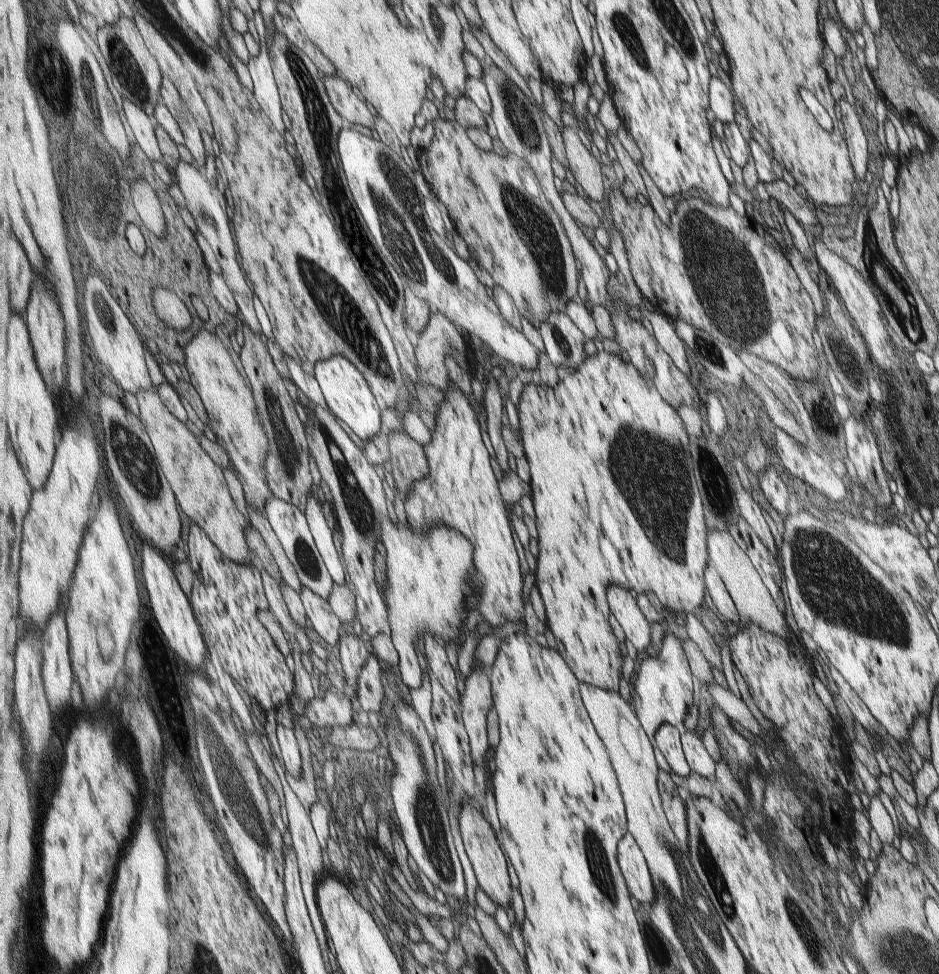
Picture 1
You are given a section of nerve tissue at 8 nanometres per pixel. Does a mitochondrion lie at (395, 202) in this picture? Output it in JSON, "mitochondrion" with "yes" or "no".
{"mitochondrion":"yes"}

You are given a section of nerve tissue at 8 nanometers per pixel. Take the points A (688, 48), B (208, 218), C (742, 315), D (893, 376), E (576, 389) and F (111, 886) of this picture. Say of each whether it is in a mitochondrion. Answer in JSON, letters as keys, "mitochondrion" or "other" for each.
{"A":"mitochondrion","B":"mitochondrion","C":"mitochondrion","D":"other","E":"other","F":"other"}

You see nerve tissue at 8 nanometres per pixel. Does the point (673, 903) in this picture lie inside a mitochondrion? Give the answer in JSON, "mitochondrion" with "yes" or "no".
{"mitochondrion":"yes"}

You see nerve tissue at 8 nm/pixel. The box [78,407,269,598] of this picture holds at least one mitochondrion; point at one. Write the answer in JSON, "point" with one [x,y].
{"point":[136,465]}

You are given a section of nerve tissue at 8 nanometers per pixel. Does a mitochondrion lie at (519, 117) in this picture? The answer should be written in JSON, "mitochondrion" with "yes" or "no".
{"mitochondrion":"yes"}

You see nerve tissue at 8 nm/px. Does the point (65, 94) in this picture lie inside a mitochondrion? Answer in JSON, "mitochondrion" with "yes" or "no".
{"mitochondrion":"no"}

